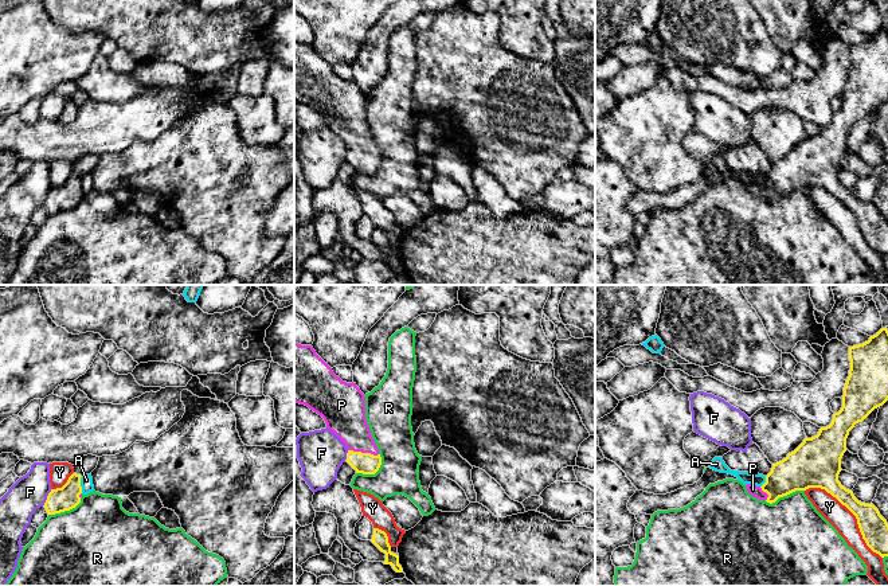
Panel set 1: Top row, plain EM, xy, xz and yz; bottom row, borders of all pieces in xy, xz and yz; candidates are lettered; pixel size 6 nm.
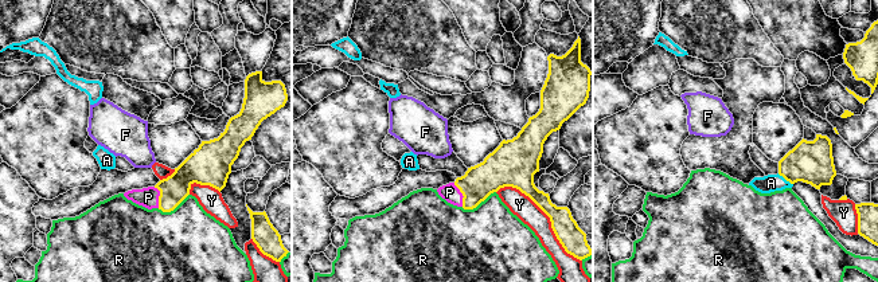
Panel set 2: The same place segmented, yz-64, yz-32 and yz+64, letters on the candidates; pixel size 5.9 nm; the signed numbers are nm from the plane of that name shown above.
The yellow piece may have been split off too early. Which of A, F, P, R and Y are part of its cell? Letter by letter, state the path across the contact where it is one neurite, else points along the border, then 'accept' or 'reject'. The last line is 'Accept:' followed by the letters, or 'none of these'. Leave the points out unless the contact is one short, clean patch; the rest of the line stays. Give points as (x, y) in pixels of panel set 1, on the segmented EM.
A: along xy (82, 476), (81, 492) | reject
F: reject
P: across xz (363, 463), (363, 453), (345, 415) | accept
R: reject
Y: reject
Accept: P

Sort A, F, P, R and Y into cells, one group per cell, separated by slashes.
A / F / P / R / Y

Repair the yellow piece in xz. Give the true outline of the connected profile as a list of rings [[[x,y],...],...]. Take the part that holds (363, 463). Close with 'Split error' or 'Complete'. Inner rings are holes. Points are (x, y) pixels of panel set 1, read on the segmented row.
[[[294,341],[294,402],[308,406],[321,415],[326,427],[332,430],[347,446],[347,462],[356,473],[375,474],[382,457],[371,435],[365,419],[365,398],[356,383],[343,382],[332,368],[313,349],[312,345],[301,345]]]. Split error

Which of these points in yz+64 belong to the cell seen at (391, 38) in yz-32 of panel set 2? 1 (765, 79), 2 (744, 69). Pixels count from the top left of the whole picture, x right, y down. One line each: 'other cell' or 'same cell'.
1: other cell
2: other cell

